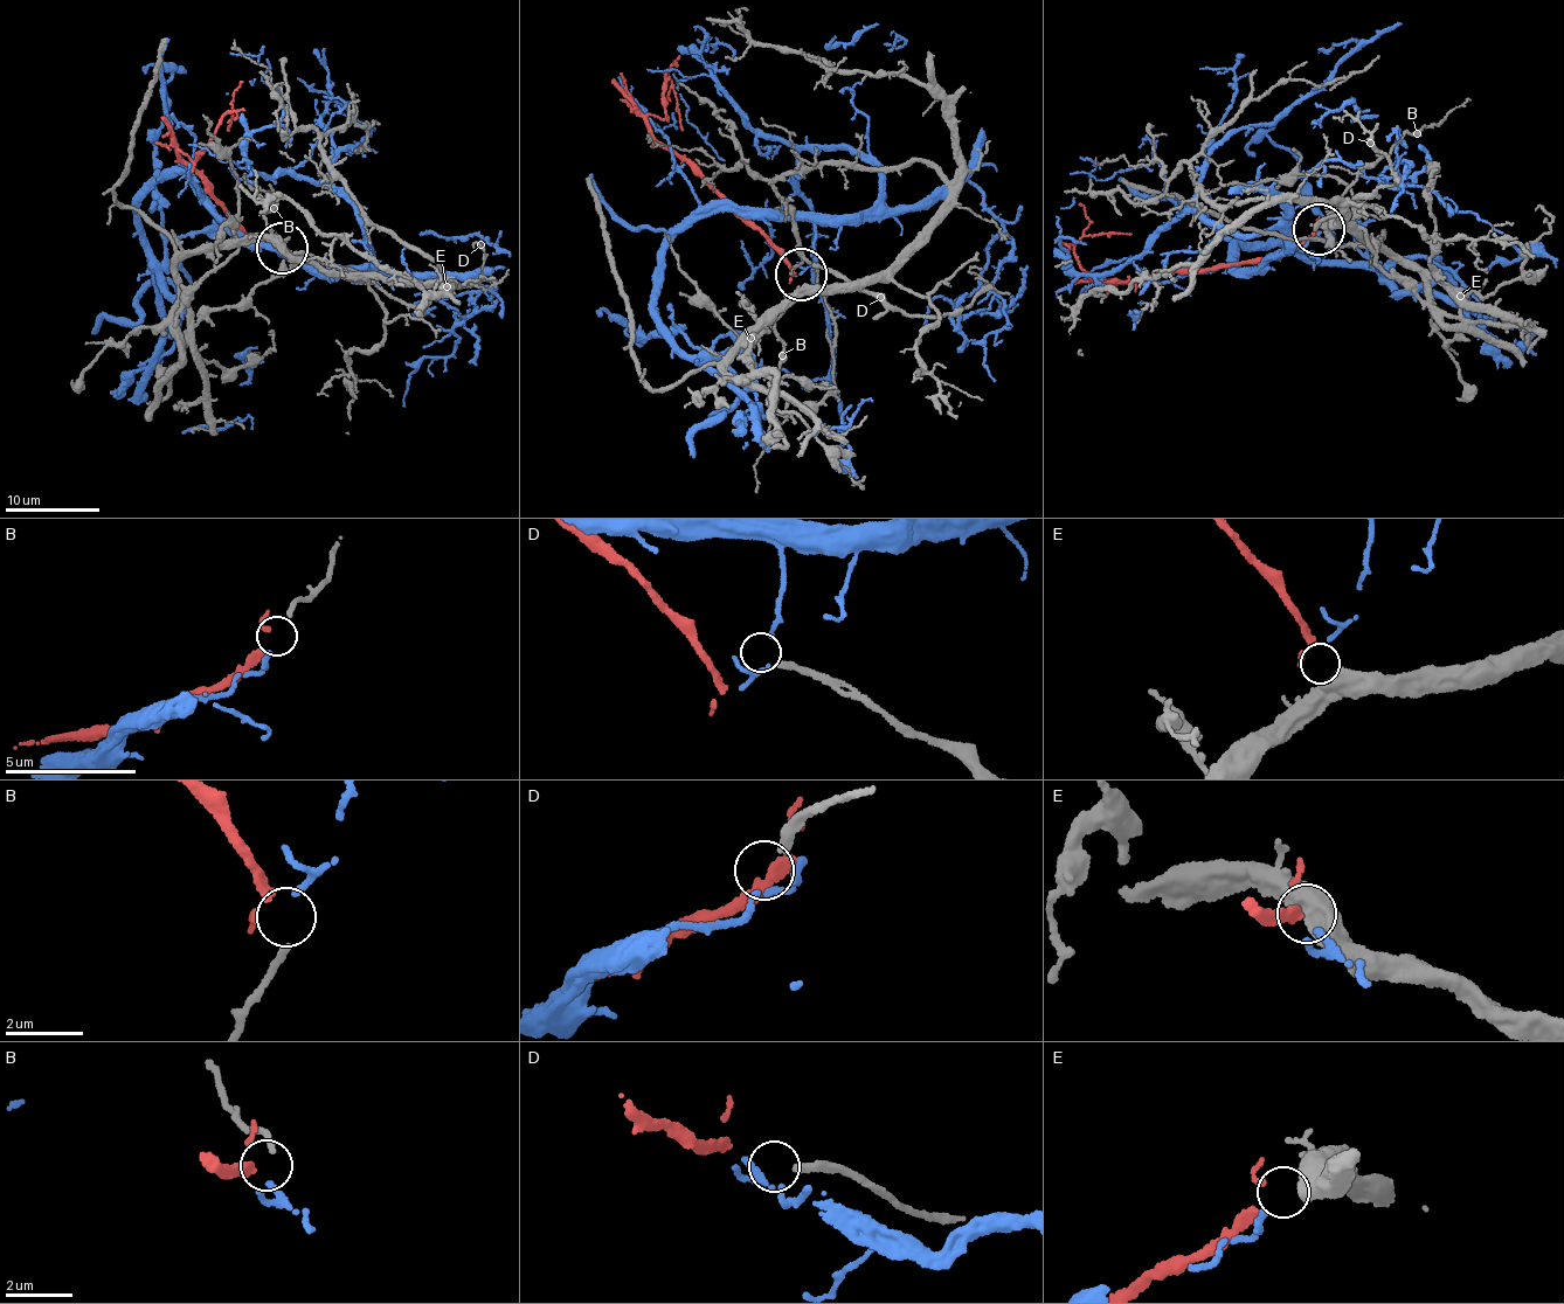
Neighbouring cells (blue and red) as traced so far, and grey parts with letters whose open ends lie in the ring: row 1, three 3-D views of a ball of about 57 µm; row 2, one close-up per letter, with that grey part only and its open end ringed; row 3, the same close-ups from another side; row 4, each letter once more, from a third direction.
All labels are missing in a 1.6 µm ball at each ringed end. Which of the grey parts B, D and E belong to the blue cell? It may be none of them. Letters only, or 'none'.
B

